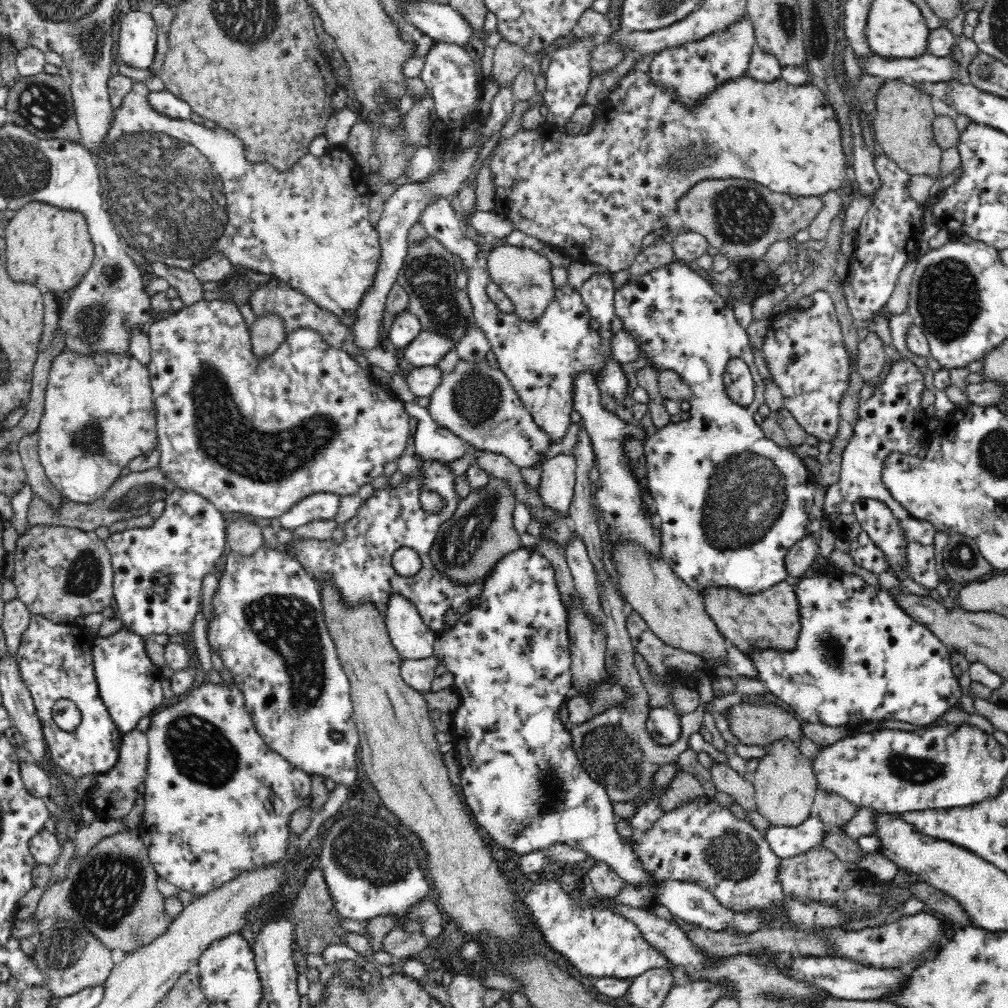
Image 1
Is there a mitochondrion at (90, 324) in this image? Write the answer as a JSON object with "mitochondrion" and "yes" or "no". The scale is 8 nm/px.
{"mitochondrion":"yes"}

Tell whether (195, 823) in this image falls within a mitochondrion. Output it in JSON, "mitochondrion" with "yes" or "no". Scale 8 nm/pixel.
{"mitochondrion":"no"}

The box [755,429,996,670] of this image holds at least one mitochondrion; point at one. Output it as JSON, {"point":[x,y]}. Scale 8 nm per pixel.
{"point":[961,554]}

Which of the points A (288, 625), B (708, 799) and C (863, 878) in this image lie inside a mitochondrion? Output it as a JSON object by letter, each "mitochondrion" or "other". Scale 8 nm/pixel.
{"A":"mitochondrion","B":"other","C":"other"}

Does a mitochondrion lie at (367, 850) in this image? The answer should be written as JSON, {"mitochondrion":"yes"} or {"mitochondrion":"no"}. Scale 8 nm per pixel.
{"mitochondrion":"yes"}

